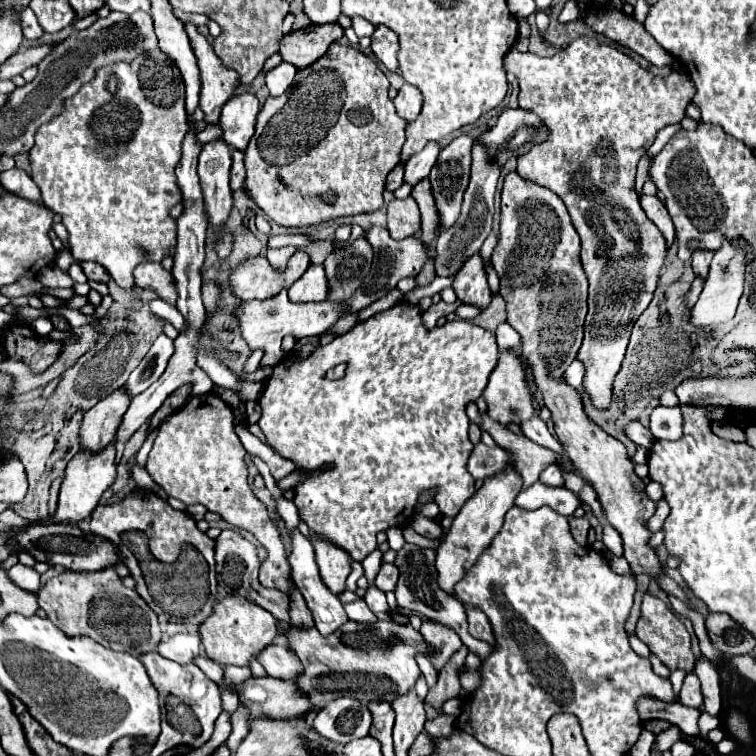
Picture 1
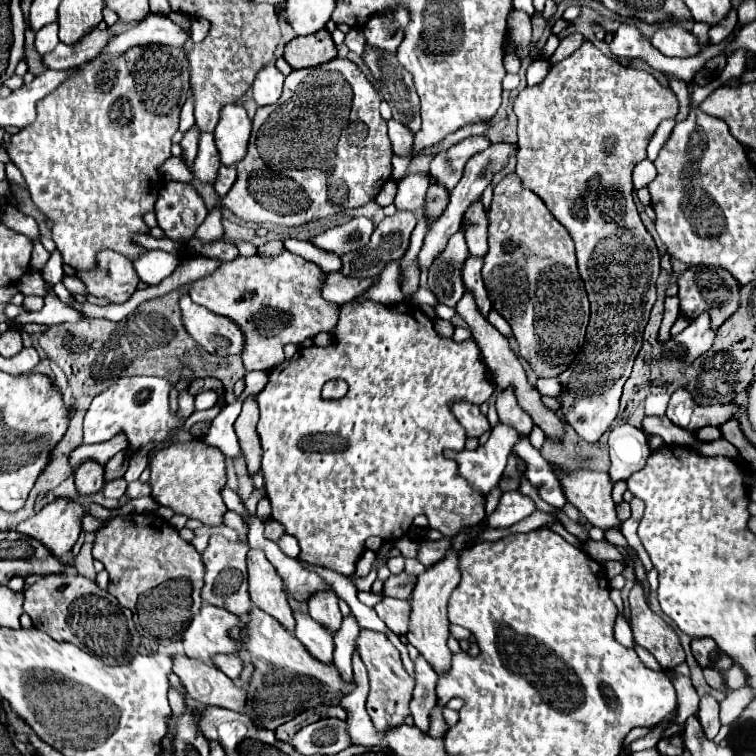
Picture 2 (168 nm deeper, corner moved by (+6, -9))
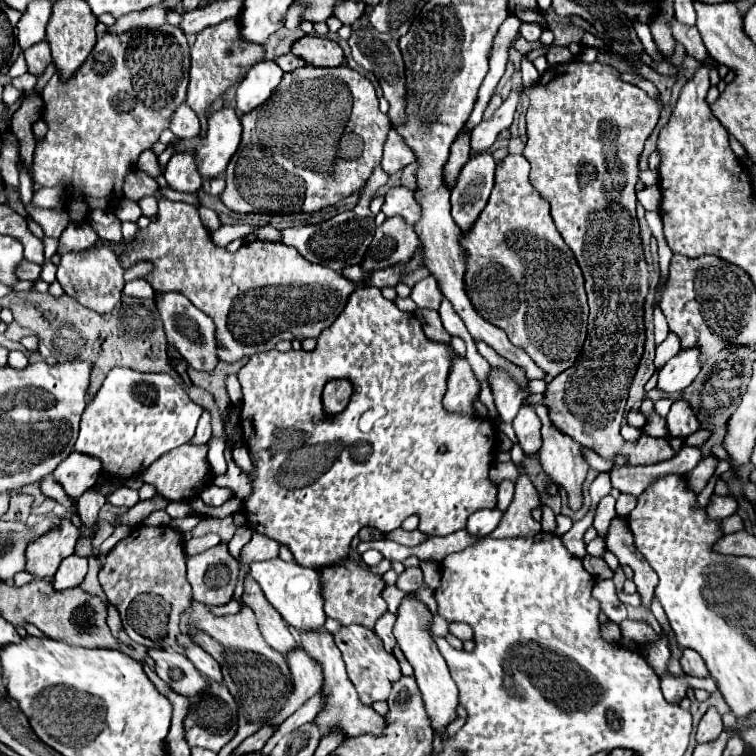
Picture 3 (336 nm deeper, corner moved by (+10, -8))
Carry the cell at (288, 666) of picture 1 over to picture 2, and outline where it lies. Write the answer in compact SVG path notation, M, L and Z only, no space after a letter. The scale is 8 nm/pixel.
M219 654L215 664L217 664L219 670L223 670L233 680L237 680L239 674L243 672L243 660L239 656L235 656L235 654Z

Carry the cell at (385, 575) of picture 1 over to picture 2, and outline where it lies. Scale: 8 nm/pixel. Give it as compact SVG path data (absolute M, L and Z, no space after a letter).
M401 572L397 576L389 576L385 580L385 586L383 586L383 596L393 596L393 598L407 598L411 592L413 592L413 582L415 578Z

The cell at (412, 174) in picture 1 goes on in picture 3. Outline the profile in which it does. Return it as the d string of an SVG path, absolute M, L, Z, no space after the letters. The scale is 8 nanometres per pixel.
M391 187L385 195L385 203L381 207L385 217L403 217L407 225L415 225L417 221L417 201L413 197L413 191L407 187Z

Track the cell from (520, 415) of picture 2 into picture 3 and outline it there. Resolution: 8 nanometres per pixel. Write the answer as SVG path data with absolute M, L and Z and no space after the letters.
M521 407L515 421L513 429L517 433L519 445L525 451L527 457L535 457L541 449L541 419L533 411L533 407Z

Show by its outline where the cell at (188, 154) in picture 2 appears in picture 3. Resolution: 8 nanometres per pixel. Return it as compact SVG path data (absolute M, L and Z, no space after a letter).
M171 157L163 177L167 179L167 185L173 191L181 191L181 193L199 191L203 183L197 169L193 169L193 157Z

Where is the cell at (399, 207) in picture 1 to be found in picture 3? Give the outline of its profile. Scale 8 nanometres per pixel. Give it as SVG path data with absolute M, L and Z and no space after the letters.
M393 217L377 227L377 233L361 267L367 271L377 271L393 267L397 263L407 263L413 259L413 253L417 249L419 241L415 229L411 225L405 225L401 217Z

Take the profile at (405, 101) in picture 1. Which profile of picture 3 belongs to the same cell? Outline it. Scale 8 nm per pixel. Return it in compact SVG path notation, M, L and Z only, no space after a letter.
M393 129L387 137L387 143L385 143L385 153L383 153L383 161L381 161L381 167L387 175L393 175L397 173L399 169L407 167L409 163L413 163L415 157L413 157L413 151L405 145L403 137L399 137Z

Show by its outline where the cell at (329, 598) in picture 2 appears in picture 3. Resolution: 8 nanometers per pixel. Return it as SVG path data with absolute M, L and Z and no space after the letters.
M321 629L321 633L303 633L301 635L301 645L307 651L311 659L315 659L323 667L323 693L325 693L325 703L321 711L315 715L313 723L319 727L321 735L329 735L333 731L343 733L345 737L355 737L361 733L383 733L385 731L385 721L383 717L373 711L373 707L363 705L357 697L357 691L353 689L353 683L347 679L345 663L341 657L341 651L333 645L333 637L329 631Z

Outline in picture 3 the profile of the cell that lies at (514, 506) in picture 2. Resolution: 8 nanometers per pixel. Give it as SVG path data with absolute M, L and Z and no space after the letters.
M483 509L483 511L477 511L477 513L469 515L465 531L471 533L471 535L475 535L475 537L489 535L499 525L499 519L501 517L503 517L503 513L499 509Z

